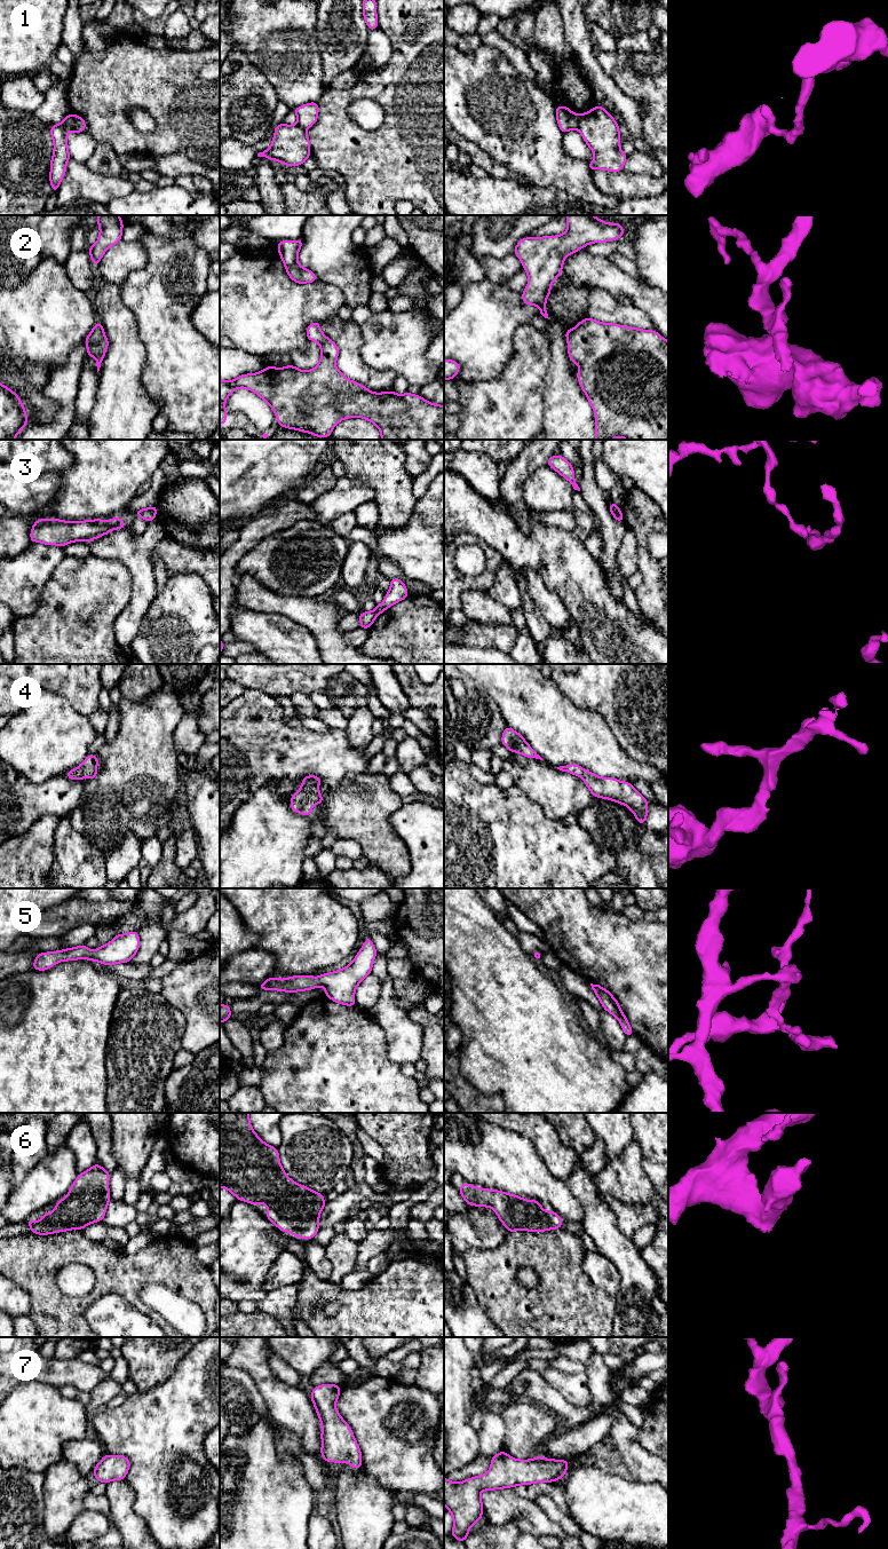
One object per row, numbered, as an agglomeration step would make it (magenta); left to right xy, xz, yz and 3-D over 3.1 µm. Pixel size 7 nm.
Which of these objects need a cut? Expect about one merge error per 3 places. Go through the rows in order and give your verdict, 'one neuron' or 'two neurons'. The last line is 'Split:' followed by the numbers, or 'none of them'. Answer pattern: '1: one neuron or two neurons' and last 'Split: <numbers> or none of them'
1: two neurons
2: two neurons
3: two neurons
4: one neuron
5: one neuron
6: one neuron
7: one neuron
Split: 1, 2, 3

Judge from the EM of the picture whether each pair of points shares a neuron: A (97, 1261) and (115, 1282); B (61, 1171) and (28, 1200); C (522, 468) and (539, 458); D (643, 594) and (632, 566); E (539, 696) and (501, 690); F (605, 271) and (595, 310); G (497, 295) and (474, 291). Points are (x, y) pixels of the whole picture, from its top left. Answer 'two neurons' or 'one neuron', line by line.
A: one neuron
B: one neuron
C: one neuron
D: two neurons
E: one neuron
F: two neurons
G: one neuron

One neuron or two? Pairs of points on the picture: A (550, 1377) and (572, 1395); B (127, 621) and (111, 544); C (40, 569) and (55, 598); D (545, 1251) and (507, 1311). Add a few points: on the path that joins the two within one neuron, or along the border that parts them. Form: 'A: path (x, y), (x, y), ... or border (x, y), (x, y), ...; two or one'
A: path (556, 1378), (567, 1389); one
B: path (140, 601), (140, 569), (131, 560); one
C: border (62, 559), (45, 584), (37, 607); two
D: path (545, 1270), (545, 1286), (525, 1305); one

